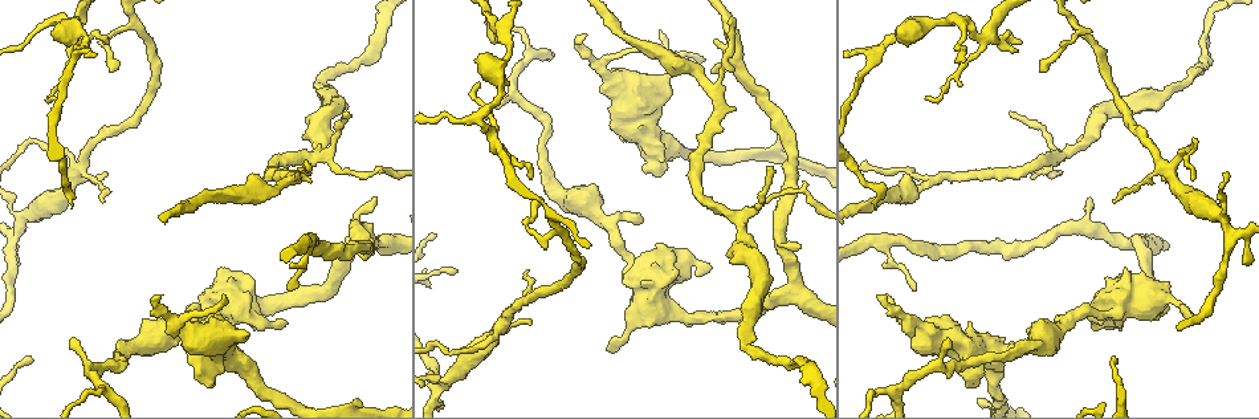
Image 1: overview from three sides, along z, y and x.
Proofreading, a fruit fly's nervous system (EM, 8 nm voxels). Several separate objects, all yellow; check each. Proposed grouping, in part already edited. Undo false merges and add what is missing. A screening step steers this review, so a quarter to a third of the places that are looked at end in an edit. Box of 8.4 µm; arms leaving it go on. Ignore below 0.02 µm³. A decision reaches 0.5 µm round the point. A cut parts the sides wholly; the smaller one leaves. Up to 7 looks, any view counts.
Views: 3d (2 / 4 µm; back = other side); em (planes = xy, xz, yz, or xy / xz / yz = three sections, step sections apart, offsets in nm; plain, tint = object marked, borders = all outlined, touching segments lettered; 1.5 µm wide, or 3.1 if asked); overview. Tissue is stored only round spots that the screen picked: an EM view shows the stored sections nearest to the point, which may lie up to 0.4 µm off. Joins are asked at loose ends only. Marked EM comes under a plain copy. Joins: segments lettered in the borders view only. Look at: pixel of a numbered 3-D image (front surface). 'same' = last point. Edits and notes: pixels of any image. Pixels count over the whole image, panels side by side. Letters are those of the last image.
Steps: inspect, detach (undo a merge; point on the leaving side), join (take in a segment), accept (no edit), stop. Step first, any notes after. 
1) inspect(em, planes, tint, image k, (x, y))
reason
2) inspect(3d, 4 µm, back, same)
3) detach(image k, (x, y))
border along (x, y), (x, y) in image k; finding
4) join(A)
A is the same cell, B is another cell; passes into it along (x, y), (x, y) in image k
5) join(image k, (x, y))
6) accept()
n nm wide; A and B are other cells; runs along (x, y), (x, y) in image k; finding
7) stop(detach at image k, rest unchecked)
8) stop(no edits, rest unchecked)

inspect(3d, 2 µm, image 1, (876, 205))
an open end

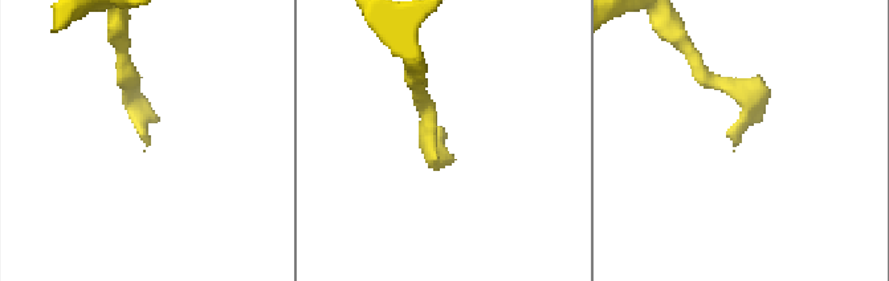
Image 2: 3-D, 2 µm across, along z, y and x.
inspect(em, yz, step 4, tint, image 2, (446, 135))

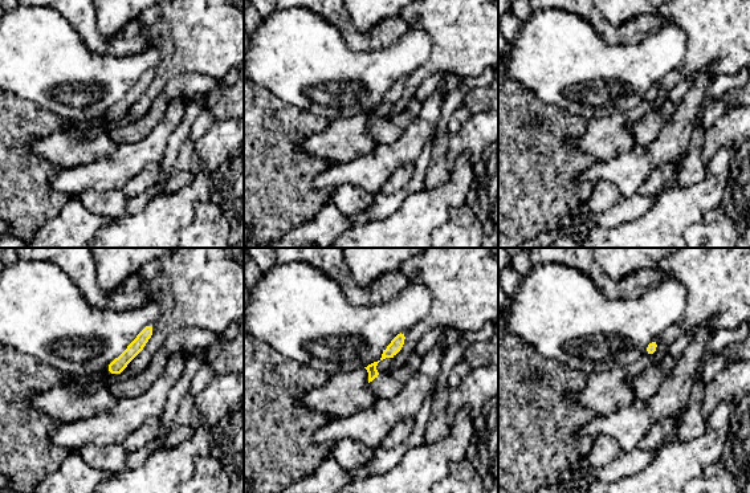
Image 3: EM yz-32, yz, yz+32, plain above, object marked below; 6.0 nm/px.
inspect(em, planes, borders, same)

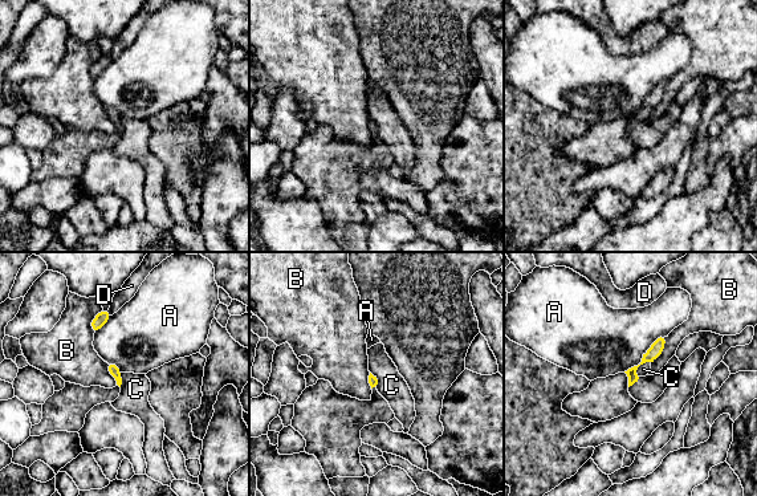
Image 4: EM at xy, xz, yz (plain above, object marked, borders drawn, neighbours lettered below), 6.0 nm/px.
accept()
A, B, C and D are other cells; runs along (663, 338), (633, 372), (631, 379) in image 4; no lettered segment goes on from it

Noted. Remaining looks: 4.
inspect(3d, 2 µm, image 1, (885, 293))
tapers out

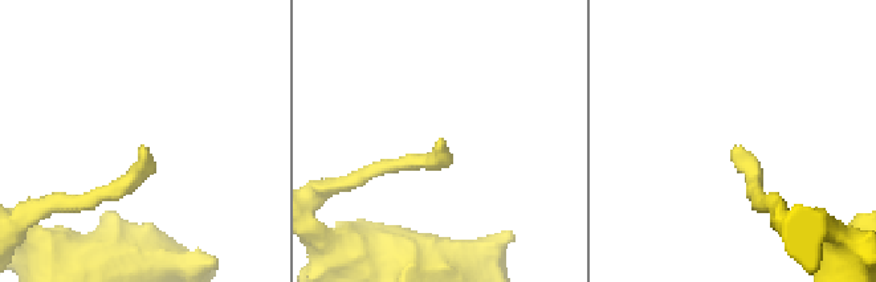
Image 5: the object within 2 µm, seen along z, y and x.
inspect(em, planes, borders, image 5, (738, 147))

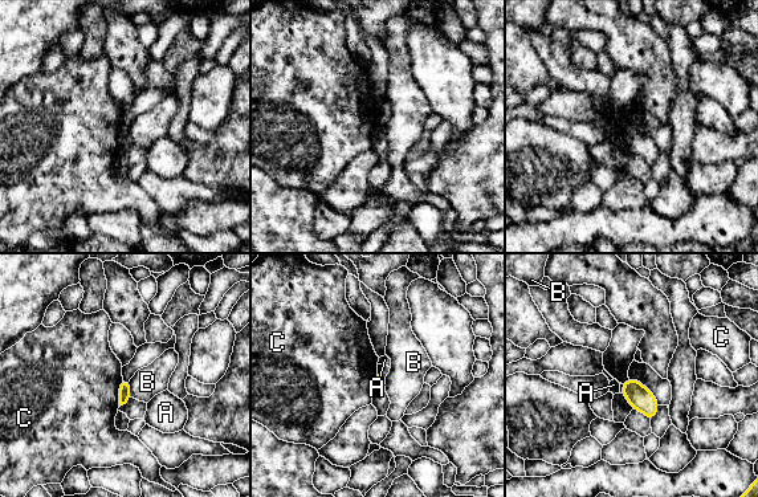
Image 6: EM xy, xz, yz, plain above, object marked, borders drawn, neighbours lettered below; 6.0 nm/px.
accept()
A, B and C are other cells; border along (122, 378), (118, 406) in image 6; no lettered segment goes on from it

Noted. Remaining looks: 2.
inspect(3d, 2 µm, image 1, (1020, 346))
sudden change in width

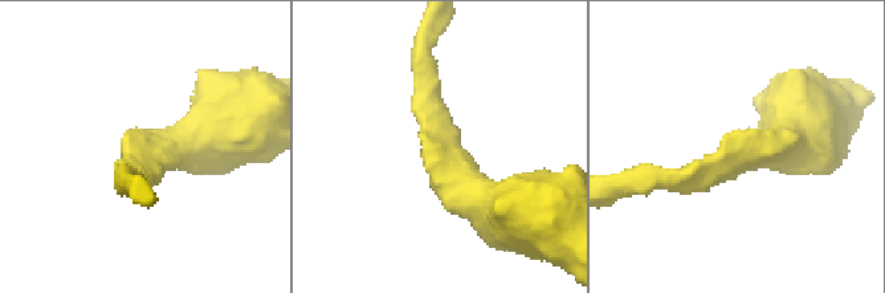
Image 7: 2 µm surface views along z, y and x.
inspect(em, planes, borders, image 7, (143, 148))
arms of 160, 550 nm

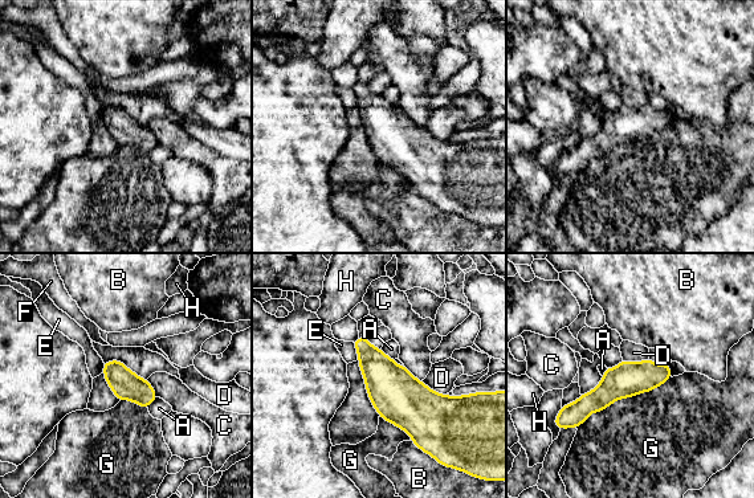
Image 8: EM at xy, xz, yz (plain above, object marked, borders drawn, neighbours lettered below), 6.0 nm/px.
accept()
A, B, C, D, E, F, G and H are other cells; border along (673, 376), (594, 411), (577, 428) in image 8; one neuron here

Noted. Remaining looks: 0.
stop(no edits, rest unchecked)

